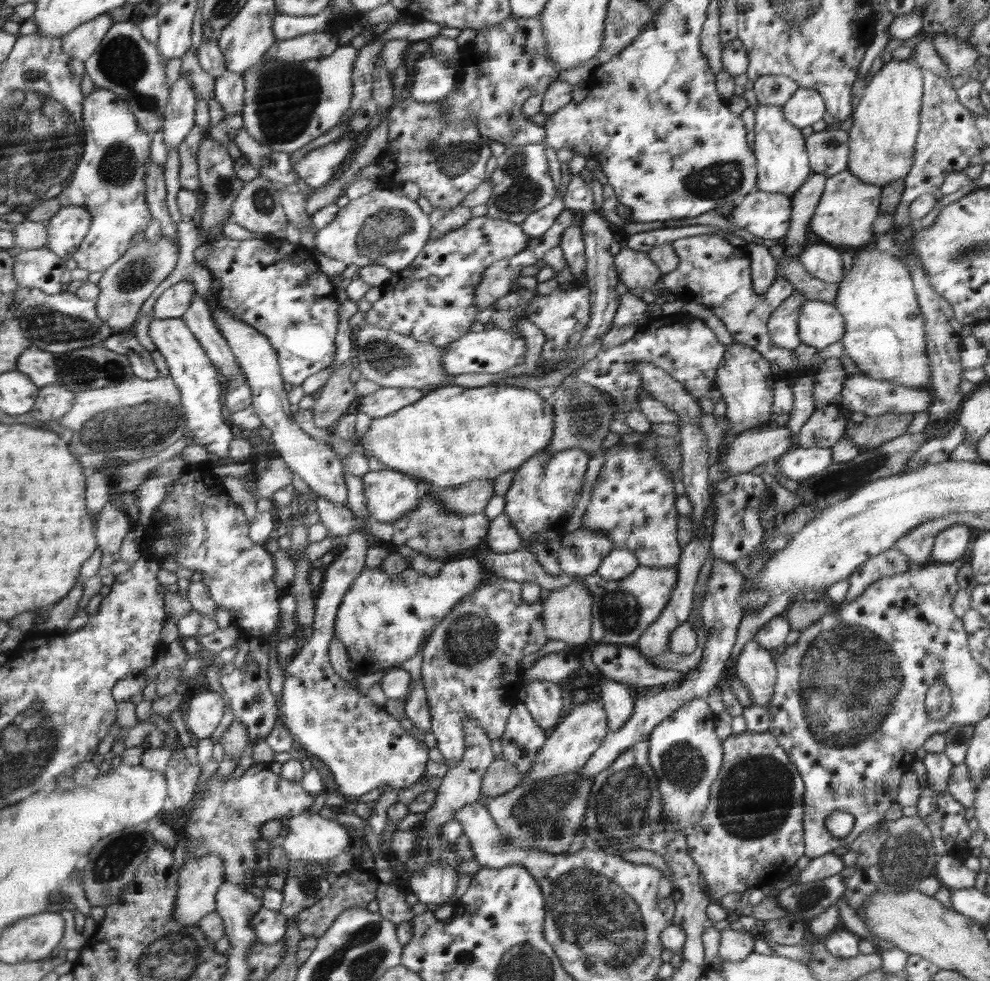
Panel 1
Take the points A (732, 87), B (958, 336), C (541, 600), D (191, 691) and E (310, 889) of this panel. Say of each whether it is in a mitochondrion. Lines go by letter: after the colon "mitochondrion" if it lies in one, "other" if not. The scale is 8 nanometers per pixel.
A: other
B: other
C: other
D: other
E: mitochondrion

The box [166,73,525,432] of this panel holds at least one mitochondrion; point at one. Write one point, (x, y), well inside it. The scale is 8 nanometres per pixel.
(382, 231)

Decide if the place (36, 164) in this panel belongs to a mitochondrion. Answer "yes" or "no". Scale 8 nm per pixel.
yes

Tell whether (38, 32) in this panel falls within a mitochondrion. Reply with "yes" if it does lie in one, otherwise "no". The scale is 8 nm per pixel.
no

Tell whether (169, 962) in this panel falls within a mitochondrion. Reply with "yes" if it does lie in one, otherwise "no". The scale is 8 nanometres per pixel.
yes

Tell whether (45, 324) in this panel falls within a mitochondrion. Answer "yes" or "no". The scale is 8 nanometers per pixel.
yes

